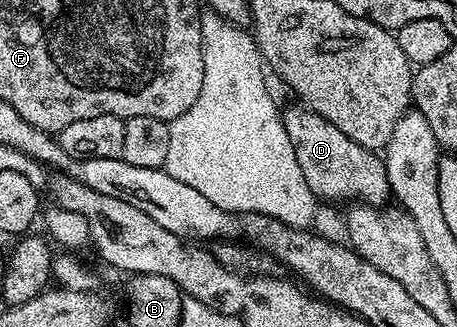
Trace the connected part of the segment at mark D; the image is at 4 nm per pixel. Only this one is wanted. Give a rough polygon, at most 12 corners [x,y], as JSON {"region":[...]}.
{"region":[[314,110],[281,119],[322,203],[384,207],[384,161]]}

